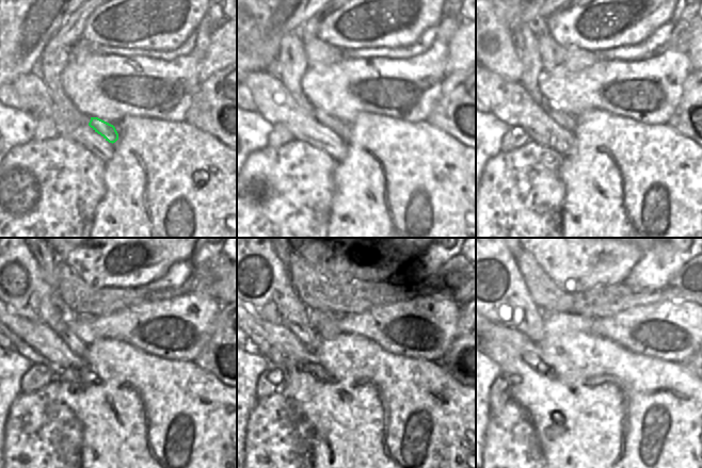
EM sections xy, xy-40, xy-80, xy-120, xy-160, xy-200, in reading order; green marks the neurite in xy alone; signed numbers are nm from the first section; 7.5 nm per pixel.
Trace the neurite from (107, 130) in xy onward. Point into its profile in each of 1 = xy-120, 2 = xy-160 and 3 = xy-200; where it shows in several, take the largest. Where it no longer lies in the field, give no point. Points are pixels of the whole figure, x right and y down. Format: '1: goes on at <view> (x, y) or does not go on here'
1: goes on at xy-120 (19, 285)
2: goes on at xy-160 (258, 279)
3: goes on at xy-200 (497, 288)

